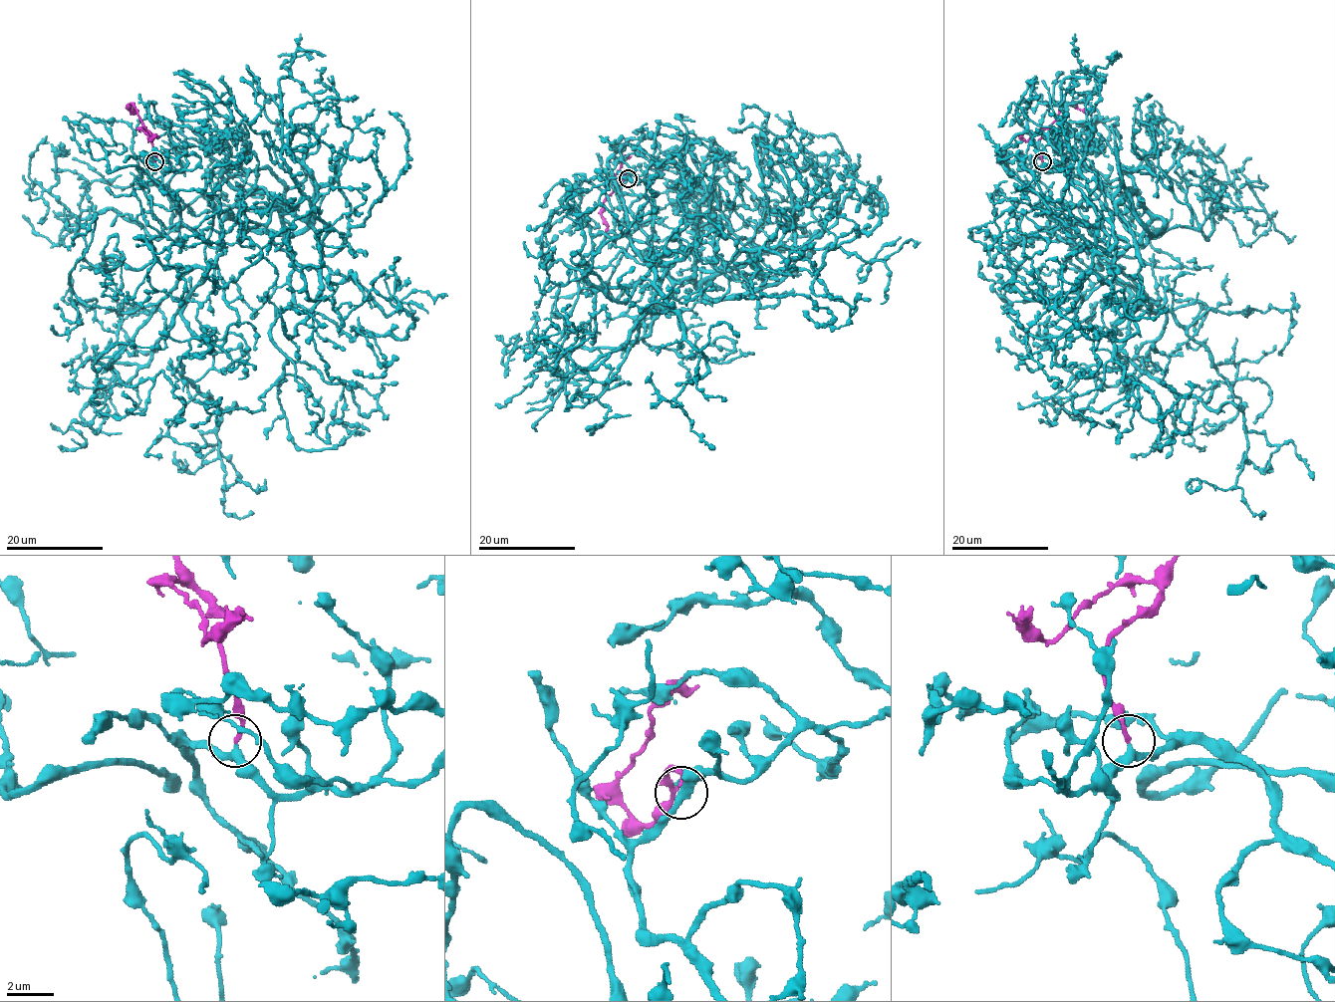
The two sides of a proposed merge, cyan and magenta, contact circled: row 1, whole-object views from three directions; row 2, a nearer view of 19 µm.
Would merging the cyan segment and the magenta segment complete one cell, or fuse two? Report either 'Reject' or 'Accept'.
Accept

